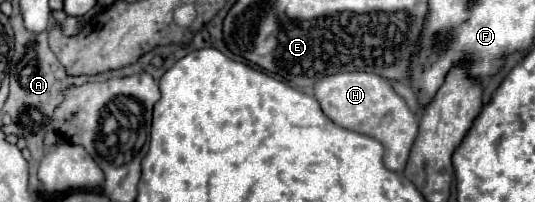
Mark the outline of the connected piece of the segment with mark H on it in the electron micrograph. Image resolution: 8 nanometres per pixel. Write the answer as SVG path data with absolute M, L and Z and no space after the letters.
M358 71L328 75L314 85L314 97L318 99L326 117L332 119L336 125L378 139L386 149L384 165L390 171L404 171L412 143L418 133L418 119L386 79Z

